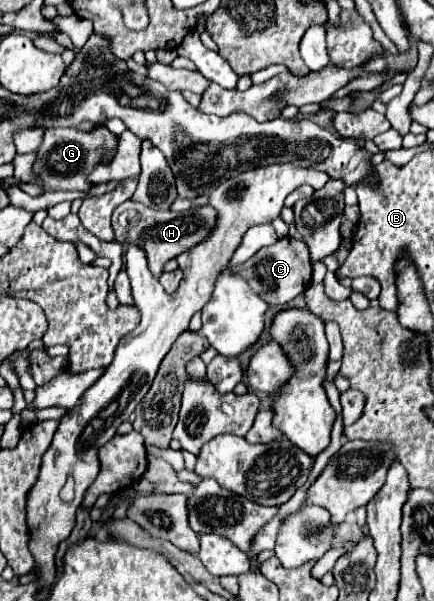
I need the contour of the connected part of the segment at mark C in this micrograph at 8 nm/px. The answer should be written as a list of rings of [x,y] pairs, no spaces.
[[[292,237],[278,239],[272,247],[264,247],[252,259],[234,267],[234,273],[248,281],[248,285],[270,305],[286,305],[296,299],[308,285],[312,277],[312,261],[308,247]]]

